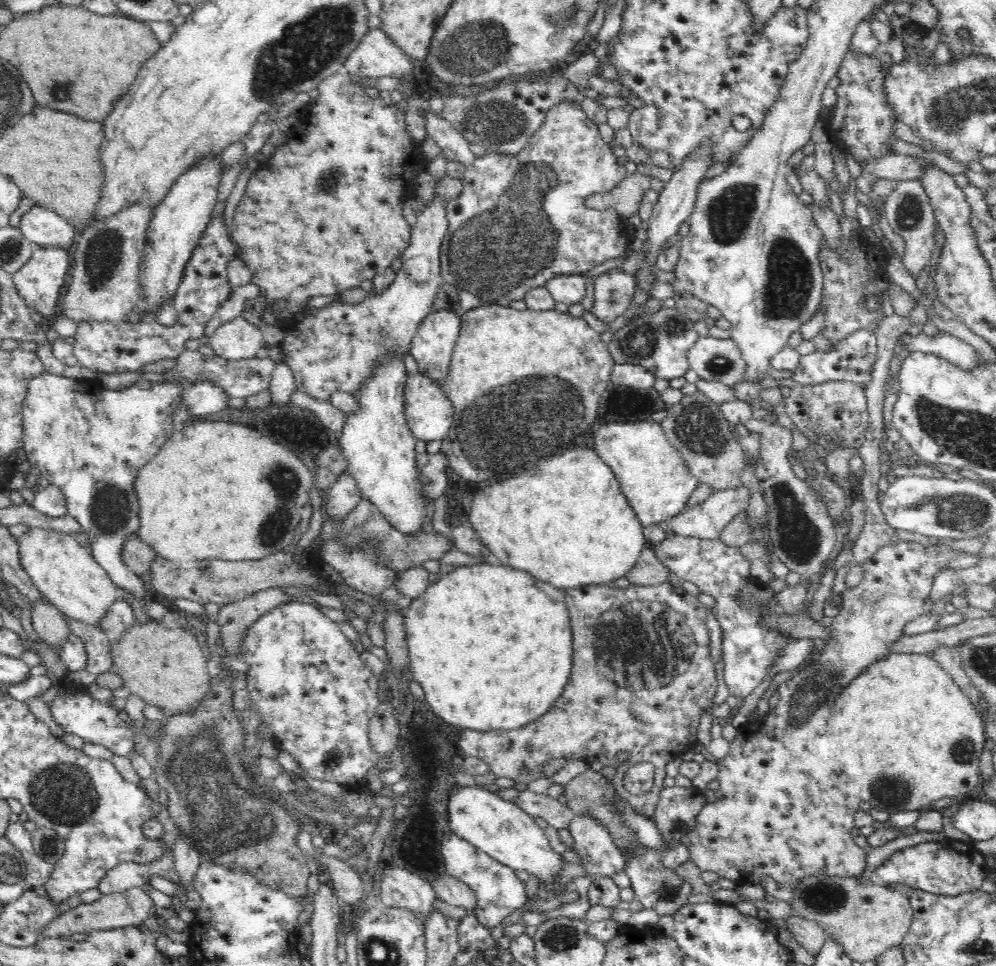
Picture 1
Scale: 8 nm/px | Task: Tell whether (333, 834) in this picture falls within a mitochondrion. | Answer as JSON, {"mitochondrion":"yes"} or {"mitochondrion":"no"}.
{"mitochondrion":"no"}

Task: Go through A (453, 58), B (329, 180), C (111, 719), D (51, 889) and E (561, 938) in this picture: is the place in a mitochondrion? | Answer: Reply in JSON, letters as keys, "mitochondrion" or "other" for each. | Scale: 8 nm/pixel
{"A":"mitochondrion","B":"mitochondrion","C":"other","D":"other","E":"mitochondrion"}

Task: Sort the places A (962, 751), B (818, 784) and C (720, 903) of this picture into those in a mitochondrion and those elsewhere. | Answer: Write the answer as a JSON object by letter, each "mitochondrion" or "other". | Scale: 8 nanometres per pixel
{"A":"mitochondrion","B":"other","C":"other"}

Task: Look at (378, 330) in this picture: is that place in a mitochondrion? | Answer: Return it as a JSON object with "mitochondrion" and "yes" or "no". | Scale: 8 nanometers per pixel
{"mitochondrion":"yes"}

